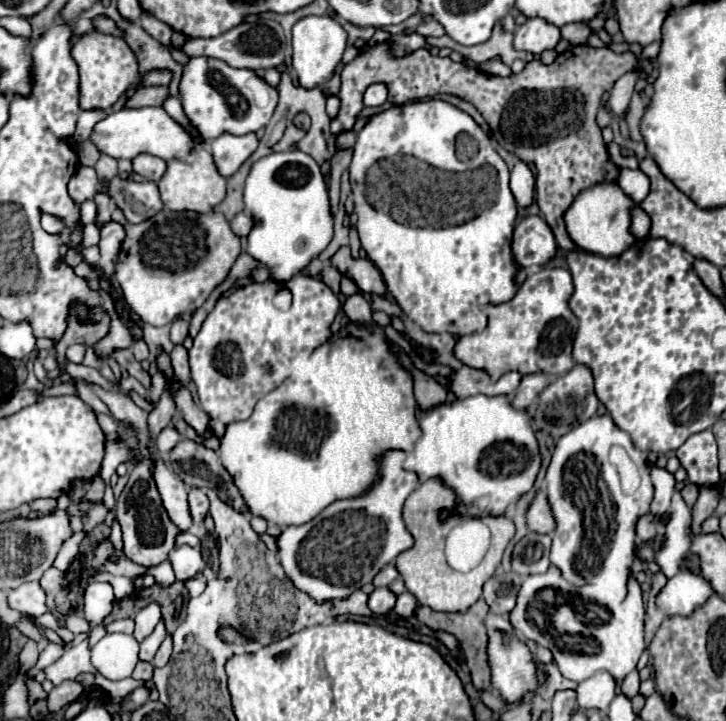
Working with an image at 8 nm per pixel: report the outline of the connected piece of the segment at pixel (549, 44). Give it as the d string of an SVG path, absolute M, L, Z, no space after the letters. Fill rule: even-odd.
M529 19L527 23L515 29L513 45L515 49L523 49L533 55L539 55L545 49L555 49L559 41L561 41L561 31L555 25L543 19Z

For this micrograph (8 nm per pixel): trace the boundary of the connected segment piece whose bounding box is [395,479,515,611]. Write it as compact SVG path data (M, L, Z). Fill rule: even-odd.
M427 479L421 483L405 501L403 505L403 521L413 535L415 543L409 551L403 551L397 557L397 571L405 581L405 587L409 593L417 597L421 605L427 605L435 611L467 611L479 597L481 597L481 587L483 583L495 573L495 569L501 563L501 555L509 543L509 539L515 535L515 525L507 515L489 515L485 517L485 523L491 529L491 547L483 561L471 571L471 573L459 573L451 569L445 563L445 537L451 531L453 523L465 519L463 515L451 513L445 519L441 519L441 511L447 507L457 507L457 495L451 487L445 485L443 479Z

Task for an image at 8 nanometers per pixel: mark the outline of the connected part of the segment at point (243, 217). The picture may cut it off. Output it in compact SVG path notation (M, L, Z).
M239 213L235 215L235 219L231 221L231 229L237 237L247 237L249 231L253 229L253 217L247 213Z

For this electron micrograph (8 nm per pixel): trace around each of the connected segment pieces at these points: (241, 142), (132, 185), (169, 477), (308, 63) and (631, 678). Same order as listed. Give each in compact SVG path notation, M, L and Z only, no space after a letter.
M247 133L247 135L221 135L217 139L213 139L211 143L211 153L215 159L215 165L219 169L219 173L223 177L233 175L233 171L237 171L237 167L241 167L241 163L245 163L245 159L249 159L249 155L257 149L257 137L255 133Z
M113 177L109 181L109 195L115 199L117 207L121 207L129 223L143 223L163 209L157 185L151 181L137 183L131 179Z
M153 453L153 481L157 483L157 491L171 521L179 529L189 529L193 521L187 507L187 487L173 475L173 471L169 471L169 465L159 453Z
M321 15L321 17L305 17L295 23L293 27L293 69L299 77L301 87L317 87L323 81L327 81L337 63L341 61L341 55L347 45L347 33L339 25L337 19L331 15Z
M634 669L621 681L621 691L629 697L629 699L633 699L635 695L637 695L637 691L639 691L639 672L637 669Z

